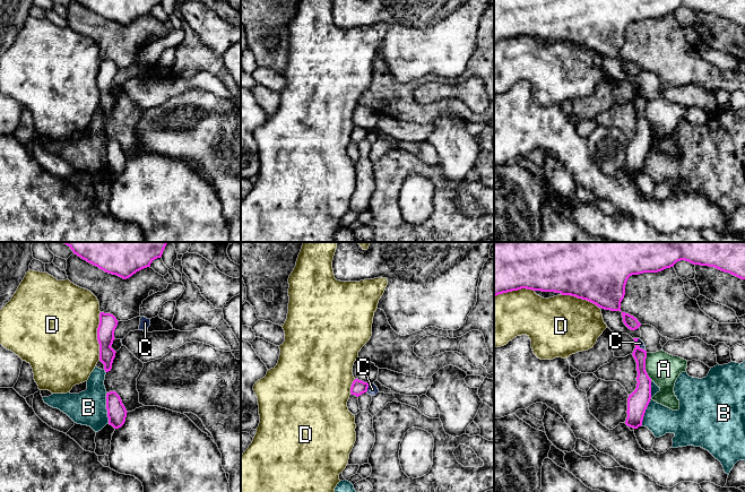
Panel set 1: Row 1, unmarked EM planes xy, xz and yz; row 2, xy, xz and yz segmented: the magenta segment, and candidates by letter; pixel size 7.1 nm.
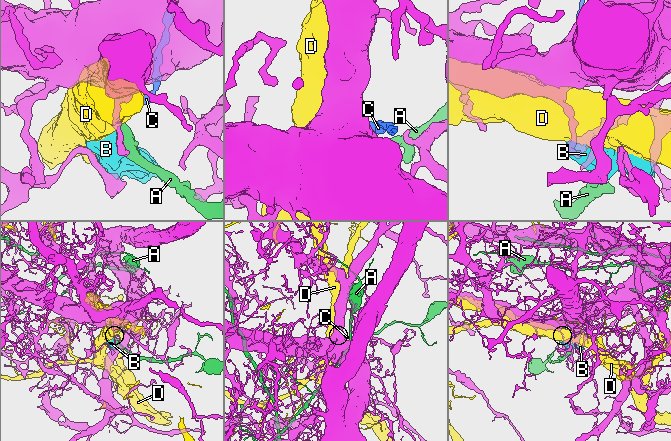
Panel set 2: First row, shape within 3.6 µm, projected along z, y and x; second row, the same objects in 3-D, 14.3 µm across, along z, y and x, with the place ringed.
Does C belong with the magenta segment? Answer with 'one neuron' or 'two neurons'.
two neurons

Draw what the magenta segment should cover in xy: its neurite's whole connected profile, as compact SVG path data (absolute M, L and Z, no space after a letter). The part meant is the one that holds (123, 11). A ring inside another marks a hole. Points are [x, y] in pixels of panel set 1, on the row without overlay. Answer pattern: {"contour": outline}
{"contour": "M75 0L105 19L123 26L137 18L150 14L150 10L163 0Z"}

